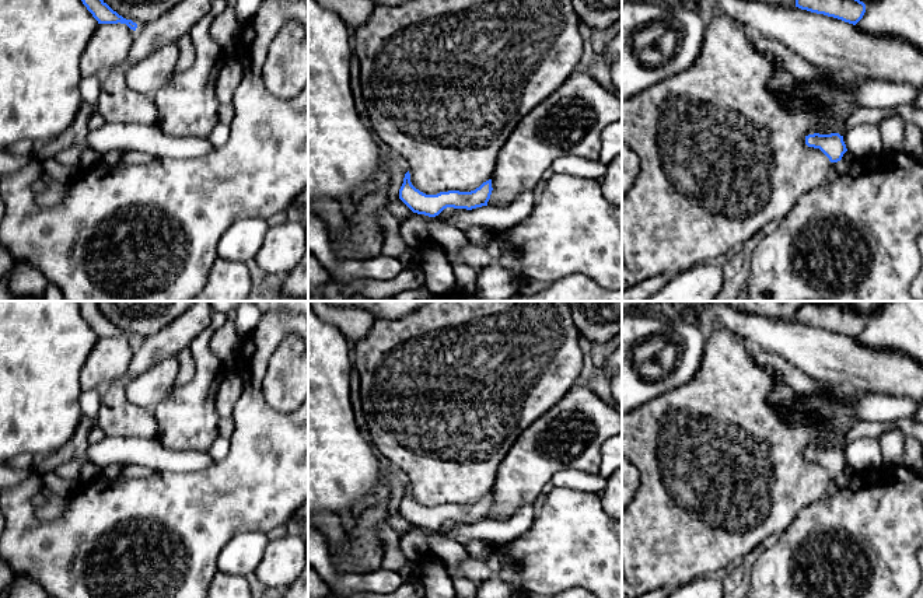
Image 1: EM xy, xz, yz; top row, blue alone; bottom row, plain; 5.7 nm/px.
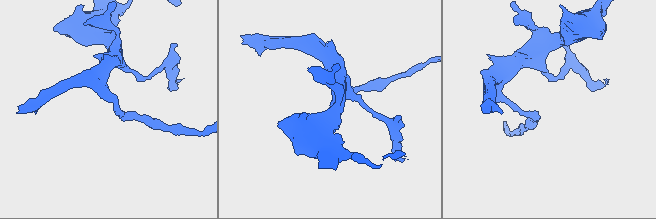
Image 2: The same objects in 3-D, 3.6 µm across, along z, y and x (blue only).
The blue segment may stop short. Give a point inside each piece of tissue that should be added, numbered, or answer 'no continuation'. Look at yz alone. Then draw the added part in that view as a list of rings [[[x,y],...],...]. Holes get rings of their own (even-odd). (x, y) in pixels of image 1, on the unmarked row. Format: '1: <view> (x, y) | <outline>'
no continuation

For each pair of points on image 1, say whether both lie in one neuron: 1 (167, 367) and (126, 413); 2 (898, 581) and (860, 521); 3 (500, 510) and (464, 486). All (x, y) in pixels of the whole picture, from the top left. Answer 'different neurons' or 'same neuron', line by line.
1: different neurons
2: same neuron
3: different neurons

